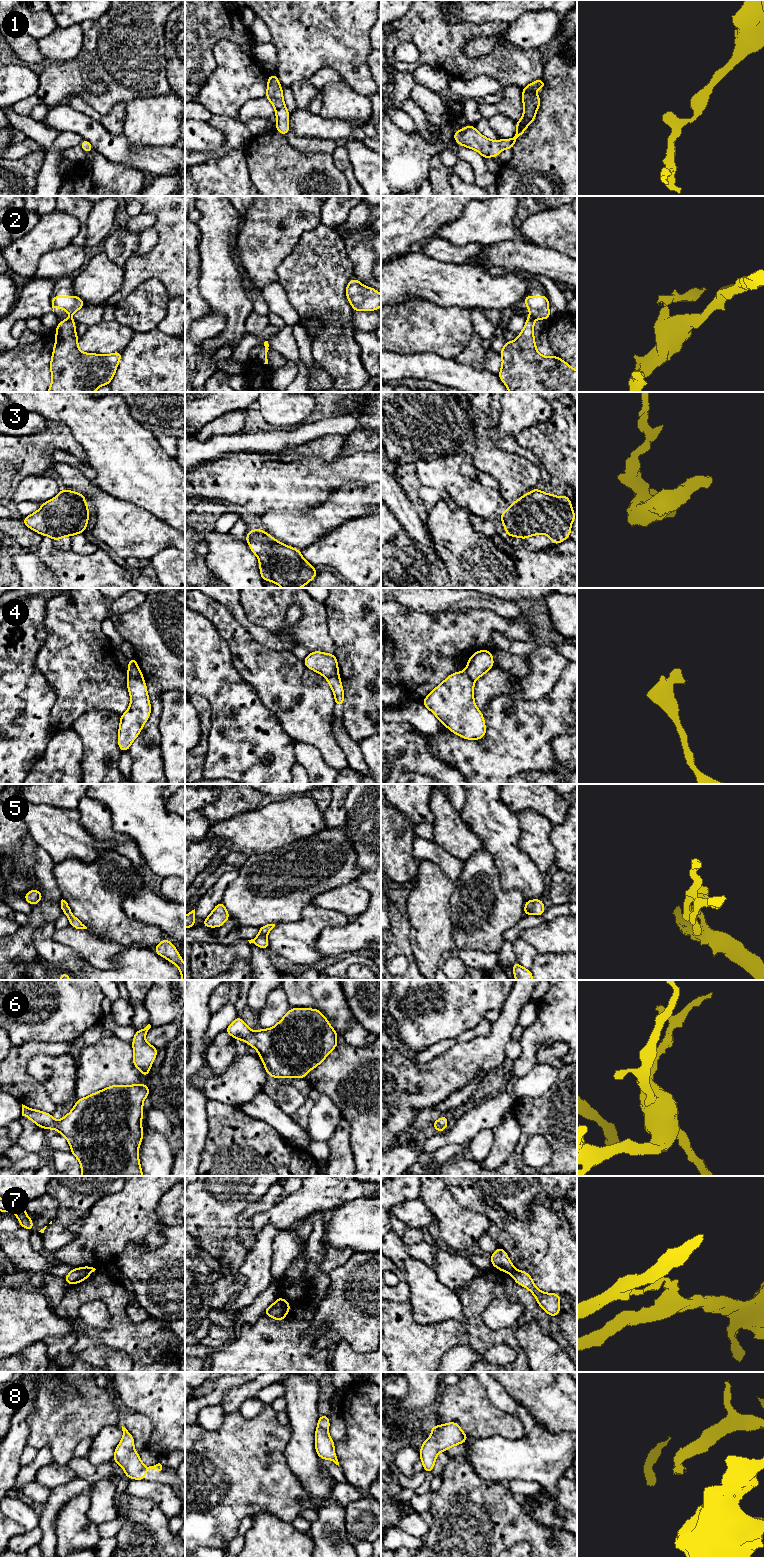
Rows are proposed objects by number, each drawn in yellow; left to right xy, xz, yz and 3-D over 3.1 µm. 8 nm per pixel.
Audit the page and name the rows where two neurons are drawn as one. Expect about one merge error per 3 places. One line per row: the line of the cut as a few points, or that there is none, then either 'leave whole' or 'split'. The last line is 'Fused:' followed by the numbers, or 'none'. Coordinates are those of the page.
1: no cut | leave whole
2: yz (530, 316), (533, 320) | split
3: no cut | leave whole
4: xy (128, 674), (134, 677), (142, 677) | split
5: no cut | leave whole
6: no cut | leave whole
7: xz (274, 1304), (289, 1310) | split
8: no cut | leave whole
Fused: 2, 4, 7

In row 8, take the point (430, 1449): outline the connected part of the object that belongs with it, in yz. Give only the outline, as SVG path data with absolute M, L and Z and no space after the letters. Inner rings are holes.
M457 1422L431 1427L431 1437L424 1440L419 1451L424 1470L431 1474L437 1455L441 1451L447 1451L455 1445L466 1442L467 1439L468 1435L461 1430Z

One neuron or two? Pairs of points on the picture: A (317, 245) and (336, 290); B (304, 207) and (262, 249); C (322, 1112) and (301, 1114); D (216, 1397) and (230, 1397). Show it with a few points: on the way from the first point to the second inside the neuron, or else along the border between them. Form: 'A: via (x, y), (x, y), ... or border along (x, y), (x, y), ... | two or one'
A: via (319, 256), (319, 273), (325, 279) | one
B: via (292, 216), (286, 222), (286, 229), (274, 237) | one
C: border along (315, 1102), (310, 1111), (308, 1126), (305, 1130) | two
D: border along (244, 1383), (233, 1386), (219, 1402) | two

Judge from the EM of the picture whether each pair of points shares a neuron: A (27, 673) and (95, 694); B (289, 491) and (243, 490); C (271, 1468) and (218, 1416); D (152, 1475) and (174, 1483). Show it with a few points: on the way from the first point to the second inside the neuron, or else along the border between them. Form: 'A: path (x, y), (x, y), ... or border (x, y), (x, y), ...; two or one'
A: border (36, 657), (36, 668), (55, 692), (54, 701); two
B: path (278, 490), (254, 490); one
C: border (226, 1415), (215, 1430), (200, 1426); two
D: path (157, 1475), (166, 1475), (169, 1478); one

